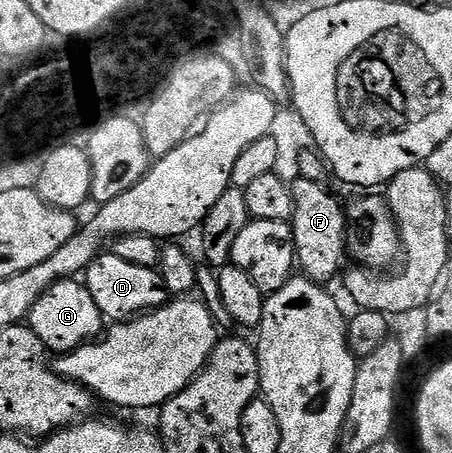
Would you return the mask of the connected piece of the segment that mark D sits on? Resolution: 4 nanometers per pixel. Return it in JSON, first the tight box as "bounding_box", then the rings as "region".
{"bounding_box":[82,253,170,321],"region":[[[110,253],[96,256],[96,260],[84,272],[82,282],[108,321],[127,321],[164,306],[170,299],[157,268],[130,265],[130,261],[122,261],[122,257],[114,257]]]}

